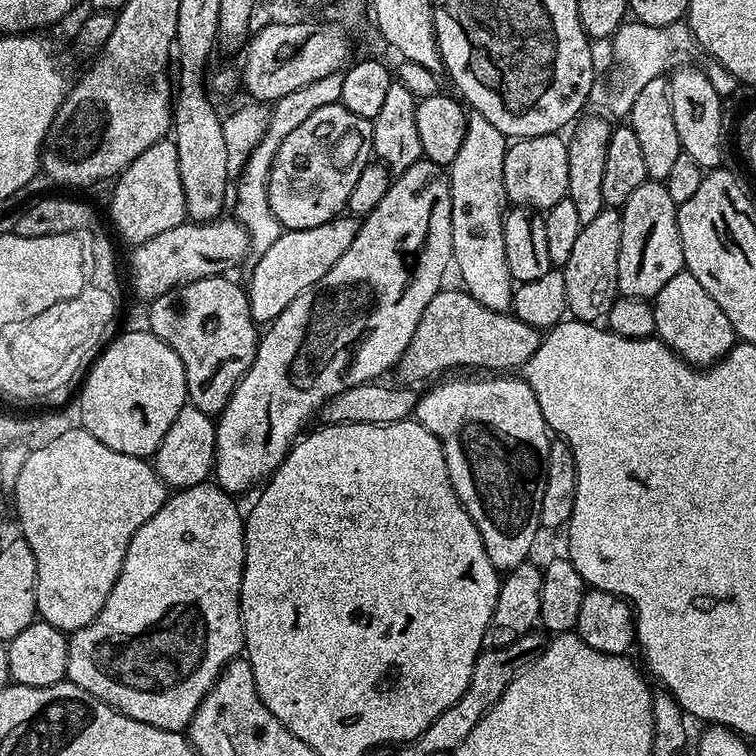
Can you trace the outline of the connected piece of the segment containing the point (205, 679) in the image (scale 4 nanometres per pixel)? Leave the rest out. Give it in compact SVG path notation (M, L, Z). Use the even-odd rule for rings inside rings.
M205 482L198 486L190 486L189 488L181 488L173 491L168 499L164 501L164 505L158 510L158 514L154 514L154 518L150 518L142 526L138 526L138 530L134 534L134 538L130 538L130 546L126 546L126 558L122 570L118 574L118 578L114 582L114 586L110 590L110 594L106 598L104 605L92 622L86 626L82 626L77 632L71 633L68 636L68 675L66 677L67 683L77 684L82 690L86 690L86 694L90 694L94 698L98 698L104 704L108 704L117 712L126 714L130 718L134 718L138 722L146 722L155 728L161 728L167 732L179 732L187 729L188 723L192 721L192 716L198 710L198 706L202 702L202 698L214 686L214 682L219 678L220 673L224 671L224 667L230 663L231 660L237 659L241 655L244 648L244 624L240 620L240 583L242 582L242 574L244 573L244 516L242 512L236 509L236 504L229 493L221 490L219 484L215 482Z

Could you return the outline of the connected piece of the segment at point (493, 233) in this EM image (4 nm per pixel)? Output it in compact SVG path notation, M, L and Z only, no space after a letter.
M469 111L467 113L466 134L462 138L462 147L458 149L458 158L447 169L450 198L452 199L452 258L454 268L460 271L463 291L469 292L482 306L495 312L508 312L512 307L512 290L514 281L510 274L510 266L506 266L506 242L504 241L504 214L506 197L502 182L502 166L508 153L509 137L494 126L494 122L486 122L482 114Z

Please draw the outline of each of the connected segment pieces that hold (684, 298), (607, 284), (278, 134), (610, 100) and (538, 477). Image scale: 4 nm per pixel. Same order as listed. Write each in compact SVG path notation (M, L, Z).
M682 271L674 274L666 286L654 297L652 304L656 319L656 336L683 360L693 366L711 366L721 360L733 344L737 343L736 331L732 329L730 318L722 314L722 306L706 294L702 282L694 274Z
M605 207L591 222L581 224L570 258L562 265L568 312L575 319L600 322L618 295L618 250L622 247L621 209Z
M337 74L326 78L318 78L318 82L310 82L310 86L302 86L302 90L294 90L294 94L286 94L281 100L275 101L271 105L266 134L262 138L262 142L258 142L258 146L254 146L254 150L248 156L248 161L244 163L244 167L239 169L238 176L240 176L240 181L237 182L236 186L234 184L234 192L236 188L236 212L234 212L234 218L248 231L253 253L259 254L269 250L282 231L278 218L274 218L274 210L270 210L270 198L268 197L270 170L274 162L274 154L278 154L278 146L282 146L282 138L286 138L286 134L291 134L296 127L302 126L302 122L306 122L306 118L310 118L310 114L314 114L314 110L322 110L322 106L330 106L337 103L341 94L342 75Z
M625 20L610 38L612 56L616 66L608 82L598 76L591 84L588 104L591 111L604 119L615 120L620 116L627 117L638 98L638 93L654 78L667 75L673 68L679 67L685 60L680 47L693 43L692 31L685 21L671 23L668 26L647 26L637 20Z
M488 374L485 380L444 380L441 384L433 383L428 393L421 395L416 404L414 419L430 434L434 434L440 439L440 445L446 458L446 466L450 474L450 482L462 502L462 506L470 514L474 526L478 526L478 534L482 534L482 542L486 546L486 554L490 562L498 570L511 570L529 559L532 552L532 543L536 540L536 532L541 531L540 527L540 507L542 506L542 494L544 493L544 467L548 461L548 446L550 443L550 433L548 423L542 418L542 406L538 406L538 398L534 398L534 390L530 390L528 381L516 374Z

